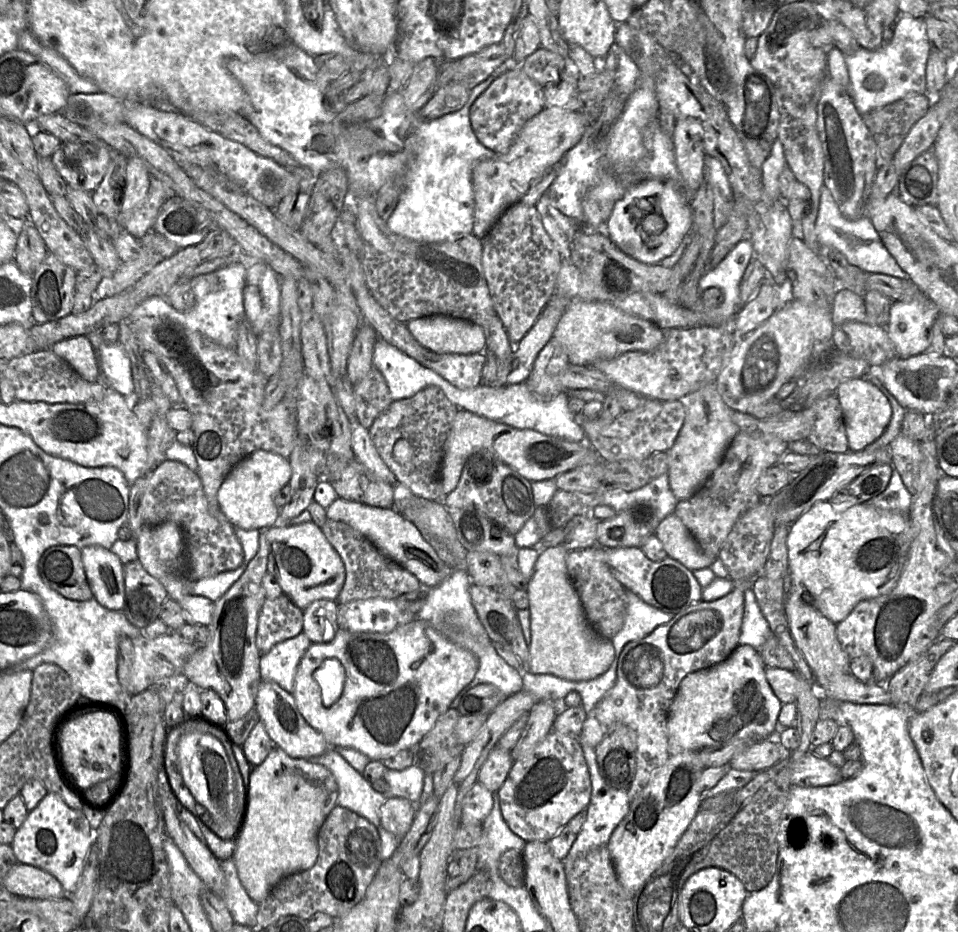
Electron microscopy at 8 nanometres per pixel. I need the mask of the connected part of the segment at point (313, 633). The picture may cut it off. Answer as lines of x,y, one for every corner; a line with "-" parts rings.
320,599
303,610
303,632
312,643
327,643
333,640
339,629
337,602

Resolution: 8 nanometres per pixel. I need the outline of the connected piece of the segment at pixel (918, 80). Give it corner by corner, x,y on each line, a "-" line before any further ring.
900,15
891,42
877,50
860,47
855,53
845,54
850,86
849,95
861,115
899,100
910,93
925,94
926,66
932,46
923,19

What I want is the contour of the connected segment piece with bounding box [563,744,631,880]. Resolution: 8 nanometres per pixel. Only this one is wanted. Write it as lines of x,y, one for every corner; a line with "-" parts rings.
585,744
581,745
581,747
589,769
592,792
589,805
586,809
586,820
582,825
582,828
580,829
577,838
573,842
568,854
563,859
564,873
567,880
568,872
571,871
575,861
578,858
583,857
592,849
607,845
615,828
627,815
631,803
629,802
628,790
613,788
609,786
602,778
598,770
595,749

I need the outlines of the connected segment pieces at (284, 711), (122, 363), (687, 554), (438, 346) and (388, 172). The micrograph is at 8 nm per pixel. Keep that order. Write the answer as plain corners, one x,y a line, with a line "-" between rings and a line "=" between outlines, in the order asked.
261,681
255,698
255,708
275,746
281,748
290,757
311,759
333,748
325,737
303,718
292,693
284,690
277,683
=
119,341
113,344
102,342
98,359
101,377
108,386
126,398
127,404
133,409
138,398
135,394
131,361
=
674,513
659,523
655,535
663,544
668,557
678,561
691,572
710,567
715,560
700,548
681,519
=
432,315
406,322
419,344
439,354
476,354
484,352
482,327
463,319
=
290,40
278,47
259,51
250,60
231,57
227,60
226,66
244,89
245,102
241,110
244,118
256,128
264,140
286,151
302,166
311,169
316,177
334,166
340,166
345,170
348,177
348,191
344,205
353,209
354,213
355,205
361,197
375,198
389,180
401,178
402,194
386,222
391,233
428,243
454,241
473,235
472,170
477,162
492,158
495,153
484,147
475,136
470,122
470,108
493,83
495,76
481,81
471,91
468,101
461,109
437,119
418,119
416,113
408,112
404,108
400,91
391,92
388,86
378,117
367,121
349,122
344,120
343,114
347,104
338,97
329,96
329,83
317,81
314,56

